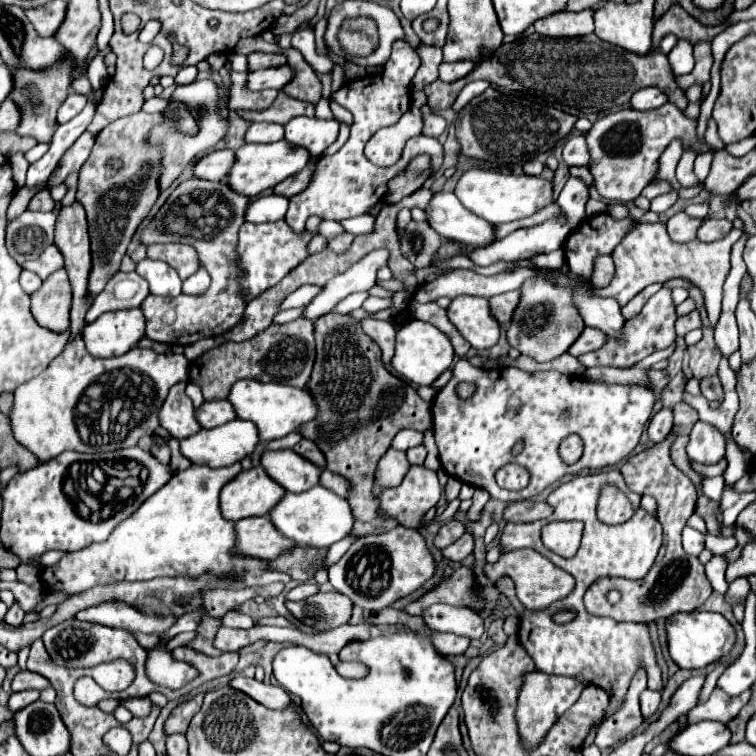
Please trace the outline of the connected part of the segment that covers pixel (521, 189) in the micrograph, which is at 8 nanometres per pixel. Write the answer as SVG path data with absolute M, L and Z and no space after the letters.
M468 169L460 177L454 193L464 207L480 215L482 219L490 221L492 225L526 219L538 213L540 209L548 207L550 203L554 203L554 183L550 179L532 177L532 175L508 175L486 169Z

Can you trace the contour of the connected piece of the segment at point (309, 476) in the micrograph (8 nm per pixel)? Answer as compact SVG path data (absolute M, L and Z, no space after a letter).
M292 449L264 451L262 467L290 493L302 493L320 485L320 475L324 471L318 465L312 465L312 461L306 461L304 457L294 453Z

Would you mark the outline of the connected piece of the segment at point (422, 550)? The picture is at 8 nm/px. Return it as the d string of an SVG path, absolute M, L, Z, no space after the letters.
M400 529L364 535L344 553L338 563L328 569L328 575L338 593L350 597L356 607L370 615L392 607L398 599L418 591L436 575L436 561L420 531Z

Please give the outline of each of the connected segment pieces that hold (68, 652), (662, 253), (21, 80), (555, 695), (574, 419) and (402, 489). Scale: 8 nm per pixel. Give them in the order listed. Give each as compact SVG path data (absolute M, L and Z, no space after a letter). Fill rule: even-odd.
M68 619L60 625L50 627L44 635L42 641L46 645L46 651L50 653L52 661L56 665L62 667L94 667L100 663L108 663L114 659L128 659L130 665L136 669L136 677L132 681L132 685L120 693L116 693L116 699L124 701L124 699L132 699L132 697L148 697L152 691L160 691L158 685L154 685L152 681L148 681L146 673L144 673L144 661L146 661L146 649L142 649L138 645L138 641L134 639L132 633L122 631L122 629L112 629L106 625L98 625L98 623L84 623L78 619Z
M638 223L612 251L616 265L616 275L612 283L606 289L596 289L596 293L602 297L612 297L620 305L626 305L636 293L640 293L644 287L652 283L688 279L694 287L702 291L708 319L714 329L722 311L722 285L730 271L730 249L740 239L740 235L742 235L740 229L732 229L724 239L712 243L702 243L698 239L690 243L674 243L666 233L664 223Z
M70 63L56 65L50 71L30 71L30 69L12 69L12 71L14 71L16 89L12 91L10 99L14 99L18 103L20 113L22 113L22 121L20 121L20 127L16 129L16 133L34 137L38 143L50 143L52 135L56 131L56 127L54 127L56 111L64 103L64 99L68 97L68 91L70 91L72 65Z
M542 671L526 673L518 693L518 707L516 707L520 745L524 745L524 749L536 749L536 745L540 745L540 741L546 737L554 721L578 701L582 689L584 685L574 677L558 677L558 675L548 675Z
M460 359L452 371L454 377L438 391L432 403L440 463L448 475L456 475L472 487L486 489L492 499L504 503L536 497L566 475L600 471L624 463L638 445L656 403L654 393L646 387L600 385L556 371L526 373L516 367L486 371L470 365L468 359ZM462 381L476 385L474 395L468 399L462 399L456 393L456 387ZM570 433L582 437L584 455L578 463L564 465L558 457L558 443ZM518 439L524 439L524 451L512 455L510 449ZM508 463L528 469L530 483L526 489L504 491L498 487L494 475Z
M410 465L398 487L380 493L380 509L384 517L392 517L404 527L418 527L426 511L438 503L440 491L436 471L426 465Z

